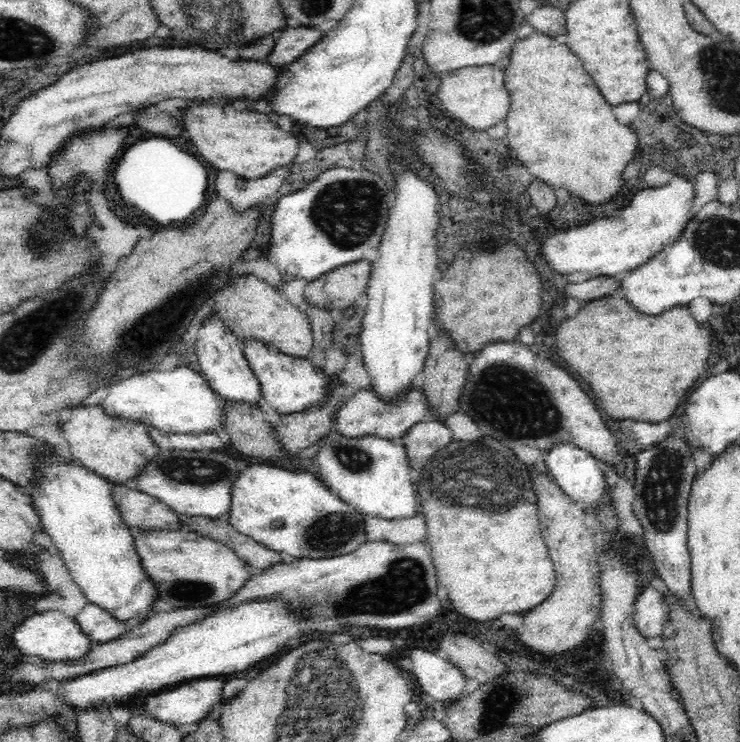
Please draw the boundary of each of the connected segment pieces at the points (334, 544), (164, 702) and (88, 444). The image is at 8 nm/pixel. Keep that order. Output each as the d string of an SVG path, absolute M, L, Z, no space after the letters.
M254 465L240 472L239 479L236 480L234 488L232 488L230 512L225 515L225 518L236 530L249 536L252 540L263 544L266 548L270 548L280 553L286 552L286 554L292 556L292 558L324 558L354 552L360 544L365 542L365 526L364 521L362 520L362 515L364 514L355 508L352 508L349 504L346 504L346 502L336 496L329 488L324 488L324 486L320 484L320 479L312 474L308 474L308 471L290 471L273 465Z
M206 677L205 680L190 681L178 688L168 688L147 699L140 708L140 715L174 726L198 723L206 714L210 714L214 702L220 700L220 688L226 682L229 680Z
M99 404L71 408L59 427L76 462L115 485L129 484L136 479L160 450L150 438L147 425L109 418Z

